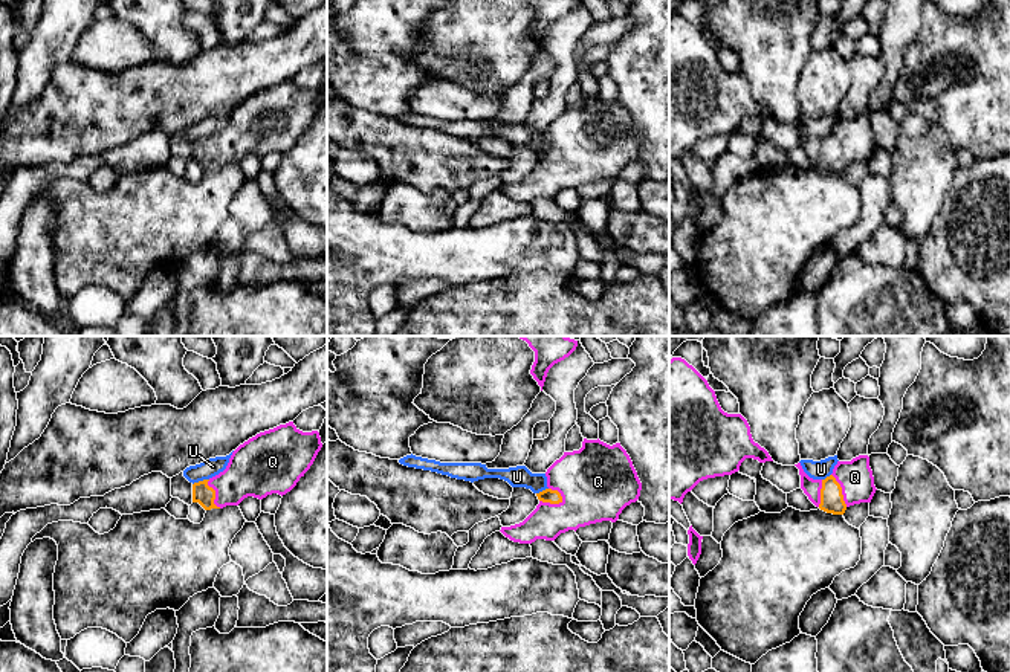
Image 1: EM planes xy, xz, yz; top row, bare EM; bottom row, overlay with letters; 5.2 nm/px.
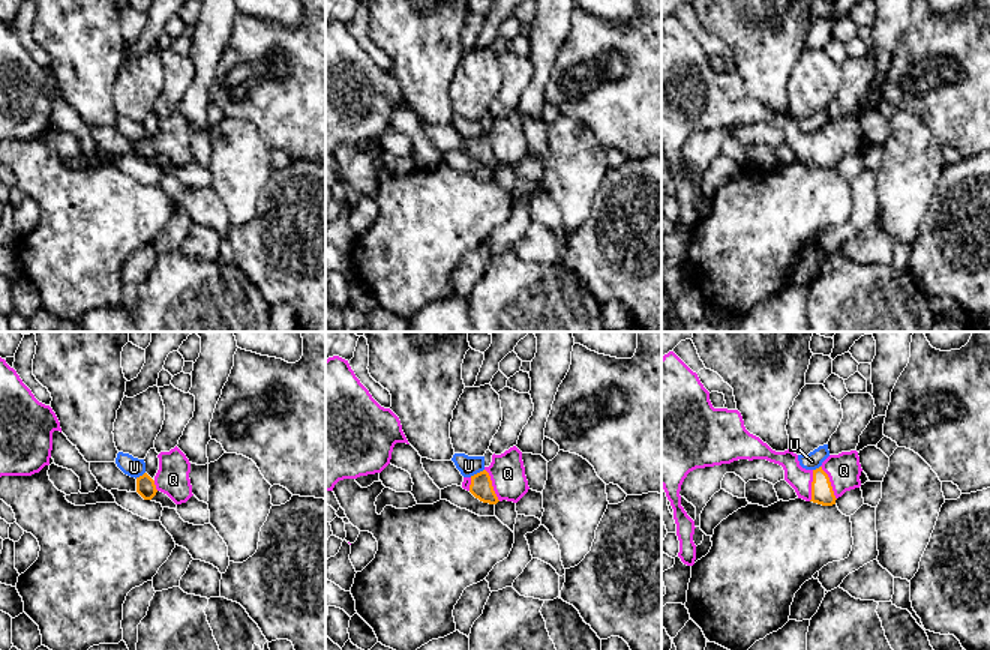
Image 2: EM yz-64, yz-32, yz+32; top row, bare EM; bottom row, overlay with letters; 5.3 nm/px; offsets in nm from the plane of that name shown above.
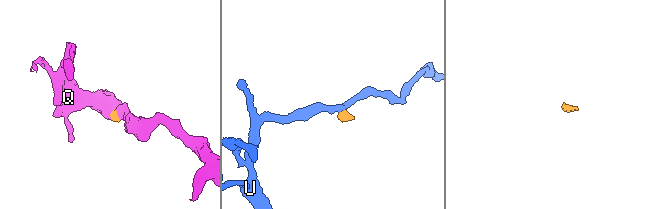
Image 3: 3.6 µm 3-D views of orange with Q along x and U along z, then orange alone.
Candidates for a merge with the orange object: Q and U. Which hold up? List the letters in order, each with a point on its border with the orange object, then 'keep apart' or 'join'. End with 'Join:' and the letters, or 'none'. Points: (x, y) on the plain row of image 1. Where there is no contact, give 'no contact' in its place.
Q: xz (552, 161) | join
U: xy (200, 139) | keep apart
Join: Q

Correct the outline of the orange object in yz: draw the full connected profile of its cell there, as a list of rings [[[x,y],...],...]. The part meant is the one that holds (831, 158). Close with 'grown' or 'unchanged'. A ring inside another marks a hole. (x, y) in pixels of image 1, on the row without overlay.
[[[859,113],[851,119],[837,119],[825,137],[810,136],[801,121],[795,122],[801,133],[801,147],[821,168],[843,173],[850,163],[871,160],[876,144],[869,115]]]; grown

